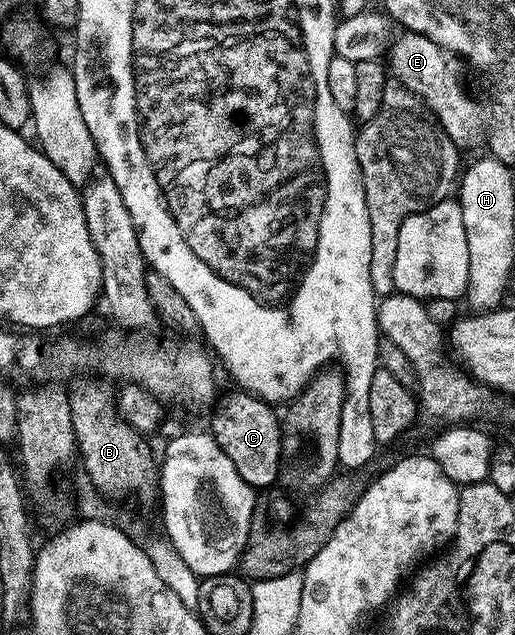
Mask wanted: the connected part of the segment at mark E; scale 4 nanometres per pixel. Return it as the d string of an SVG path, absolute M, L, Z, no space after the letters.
M405 30L400 34L402 36L398 35L387 49L387 68L392 79L425 103L426 109L432 112L456 148L465 150L477 148L480 144L482 147L487 140L487 108L475 97L469 96L468 90L461 85L458 57L417 32Z

